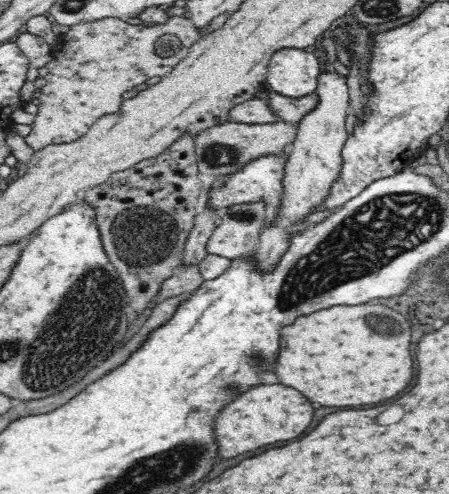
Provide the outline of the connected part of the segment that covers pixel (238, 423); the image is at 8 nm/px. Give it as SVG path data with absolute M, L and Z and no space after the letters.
M264 384L248 390L248 394L238 396L232 404L228 404L216 418L214 432L220 446L222 458L234 458L244 452L252 452L256 448L284 442L300 436L310 426L314 408L308 398L304 398L298 390L292 390L282 384Z

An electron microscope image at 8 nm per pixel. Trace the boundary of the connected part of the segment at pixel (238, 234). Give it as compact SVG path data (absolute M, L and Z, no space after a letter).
M262 201L228 207L208 239L207 254L232 260L250 256L256 250L256 238L268 214L269 209Z

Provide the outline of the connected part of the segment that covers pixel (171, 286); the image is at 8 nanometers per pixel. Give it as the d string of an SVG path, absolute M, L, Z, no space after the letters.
M196 264L177 266L173 275L161 282L156 303L165 301L167 298L174 298L182 293L192 293L204 281Z

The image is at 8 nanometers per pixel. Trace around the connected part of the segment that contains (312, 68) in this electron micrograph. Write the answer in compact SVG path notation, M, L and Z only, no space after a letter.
M283 48L271 56L265 82L274 93L298 98L315 92L319 74L320 64L312 51Z

